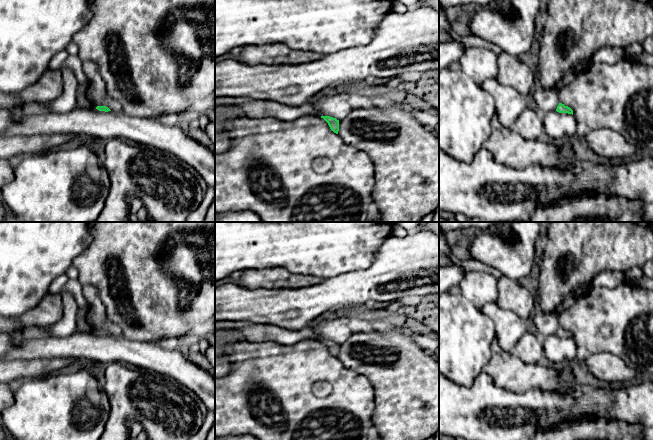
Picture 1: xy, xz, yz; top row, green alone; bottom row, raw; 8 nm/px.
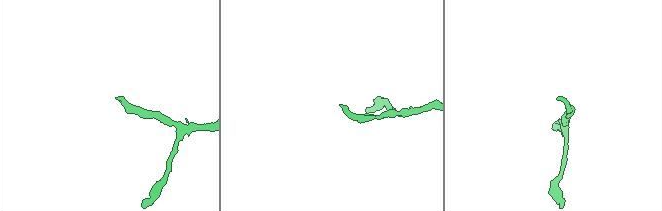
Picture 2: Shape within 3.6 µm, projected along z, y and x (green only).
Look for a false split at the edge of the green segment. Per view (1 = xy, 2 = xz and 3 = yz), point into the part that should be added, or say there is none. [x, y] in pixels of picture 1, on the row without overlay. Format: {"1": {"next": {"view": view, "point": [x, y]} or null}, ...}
{"1": {"next": null}, "2": {"next": null}, "3": {"next": null}}

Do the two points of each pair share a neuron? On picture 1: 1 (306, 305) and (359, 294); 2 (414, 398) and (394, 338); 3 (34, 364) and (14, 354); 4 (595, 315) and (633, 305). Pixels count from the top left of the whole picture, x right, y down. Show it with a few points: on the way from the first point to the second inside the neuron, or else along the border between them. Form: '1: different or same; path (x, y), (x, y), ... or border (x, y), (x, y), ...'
1: same; path (319, 298), (327, 294), (346, 294)
2: same; path (408, 383), (401, 373), (401, 353)
3: different; border (47, 358), (12, 359), (10, 361)
4: same; path (604, 315), (624, 314)

